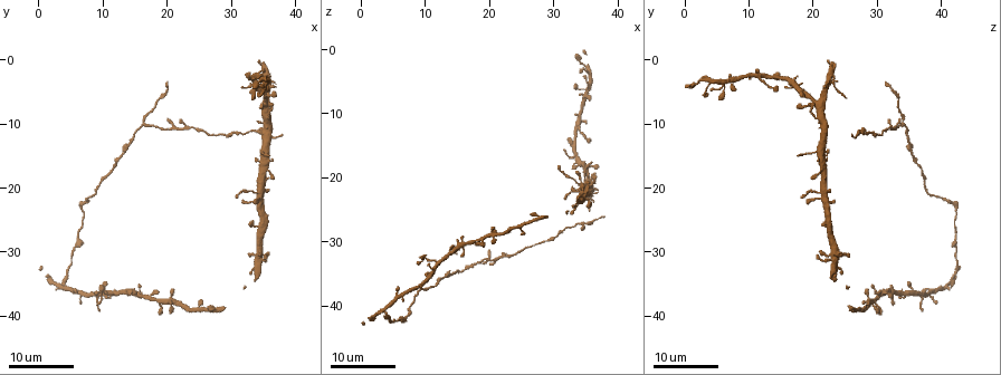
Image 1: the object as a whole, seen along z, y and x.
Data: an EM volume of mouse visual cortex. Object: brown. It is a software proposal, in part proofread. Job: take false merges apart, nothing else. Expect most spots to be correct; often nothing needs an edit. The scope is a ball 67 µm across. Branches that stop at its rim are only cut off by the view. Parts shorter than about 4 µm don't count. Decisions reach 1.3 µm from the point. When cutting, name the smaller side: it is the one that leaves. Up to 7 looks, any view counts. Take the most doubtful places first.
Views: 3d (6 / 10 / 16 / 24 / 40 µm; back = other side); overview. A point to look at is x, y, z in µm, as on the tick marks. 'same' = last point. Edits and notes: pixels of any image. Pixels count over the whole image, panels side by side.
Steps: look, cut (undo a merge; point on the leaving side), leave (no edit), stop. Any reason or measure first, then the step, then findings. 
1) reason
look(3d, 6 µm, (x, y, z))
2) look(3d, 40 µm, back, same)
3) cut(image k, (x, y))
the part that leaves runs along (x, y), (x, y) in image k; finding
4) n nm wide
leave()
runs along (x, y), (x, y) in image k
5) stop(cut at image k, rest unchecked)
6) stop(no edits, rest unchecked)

look(3d, 24 µm, (34.0, 21.0, 21.5))

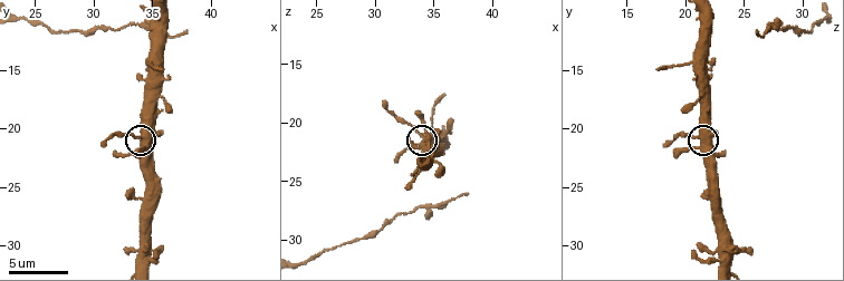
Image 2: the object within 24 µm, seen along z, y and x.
closer look
look(3d, 6 µm, (34.2, 21.0, 21.4))

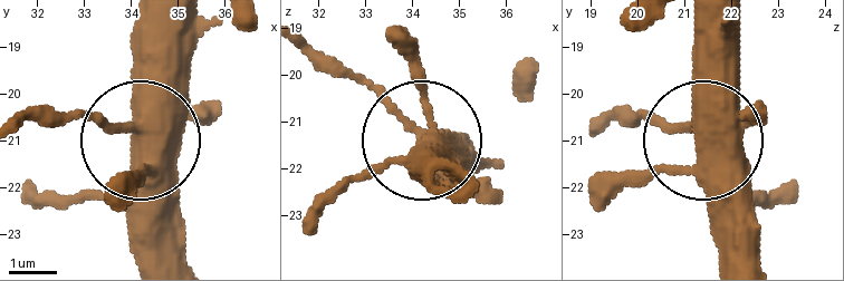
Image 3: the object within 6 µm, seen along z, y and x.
370 nm wide
leave()
all the same cell

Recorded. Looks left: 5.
three-way junction
look(3d, 24 µm, (17.0, 10.0, 34.0))

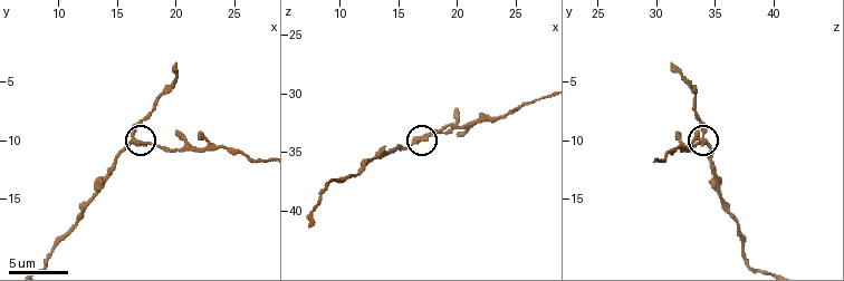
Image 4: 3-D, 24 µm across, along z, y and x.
zoom in
look(3d, 6 µm, (16.8, 9.8, 33.8))

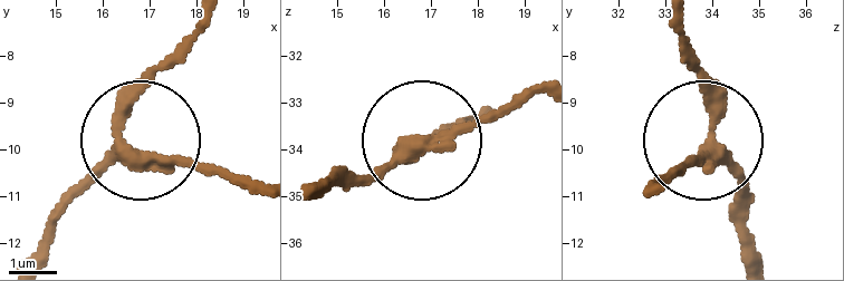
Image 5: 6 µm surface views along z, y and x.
3 arms
leave()
one cell here

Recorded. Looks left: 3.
three-way junction
look(3d, 10 µm, (12.6, 15.2, 35.8))

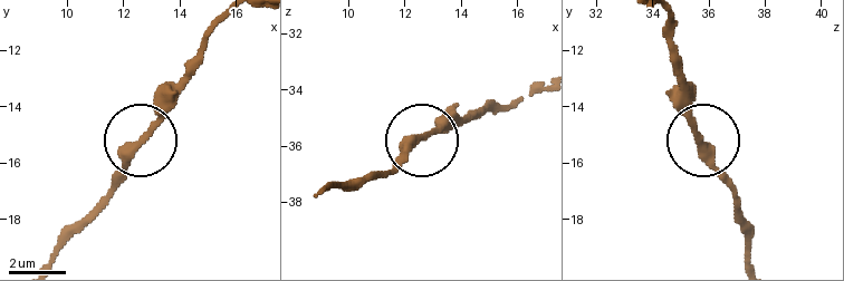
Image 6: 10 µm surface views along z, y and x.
look(3d, 6 µm, (12.7, 15.1, 35.7))

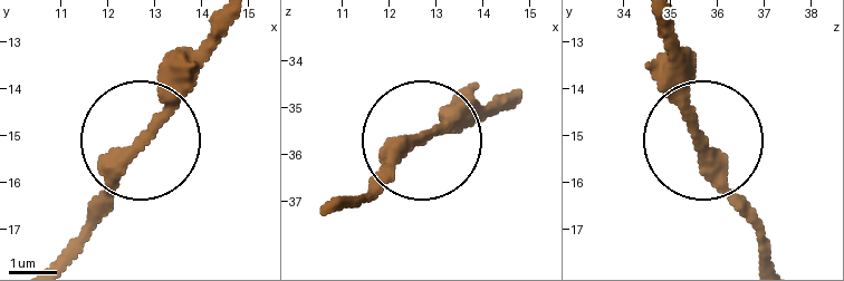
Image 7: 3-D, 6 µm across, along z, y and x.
leave()
runs along (475, 128), (430, 136), (371, 196) in image 7; continuous, no second cell

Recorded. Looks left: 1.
stop(no edits, rest unchecked)

